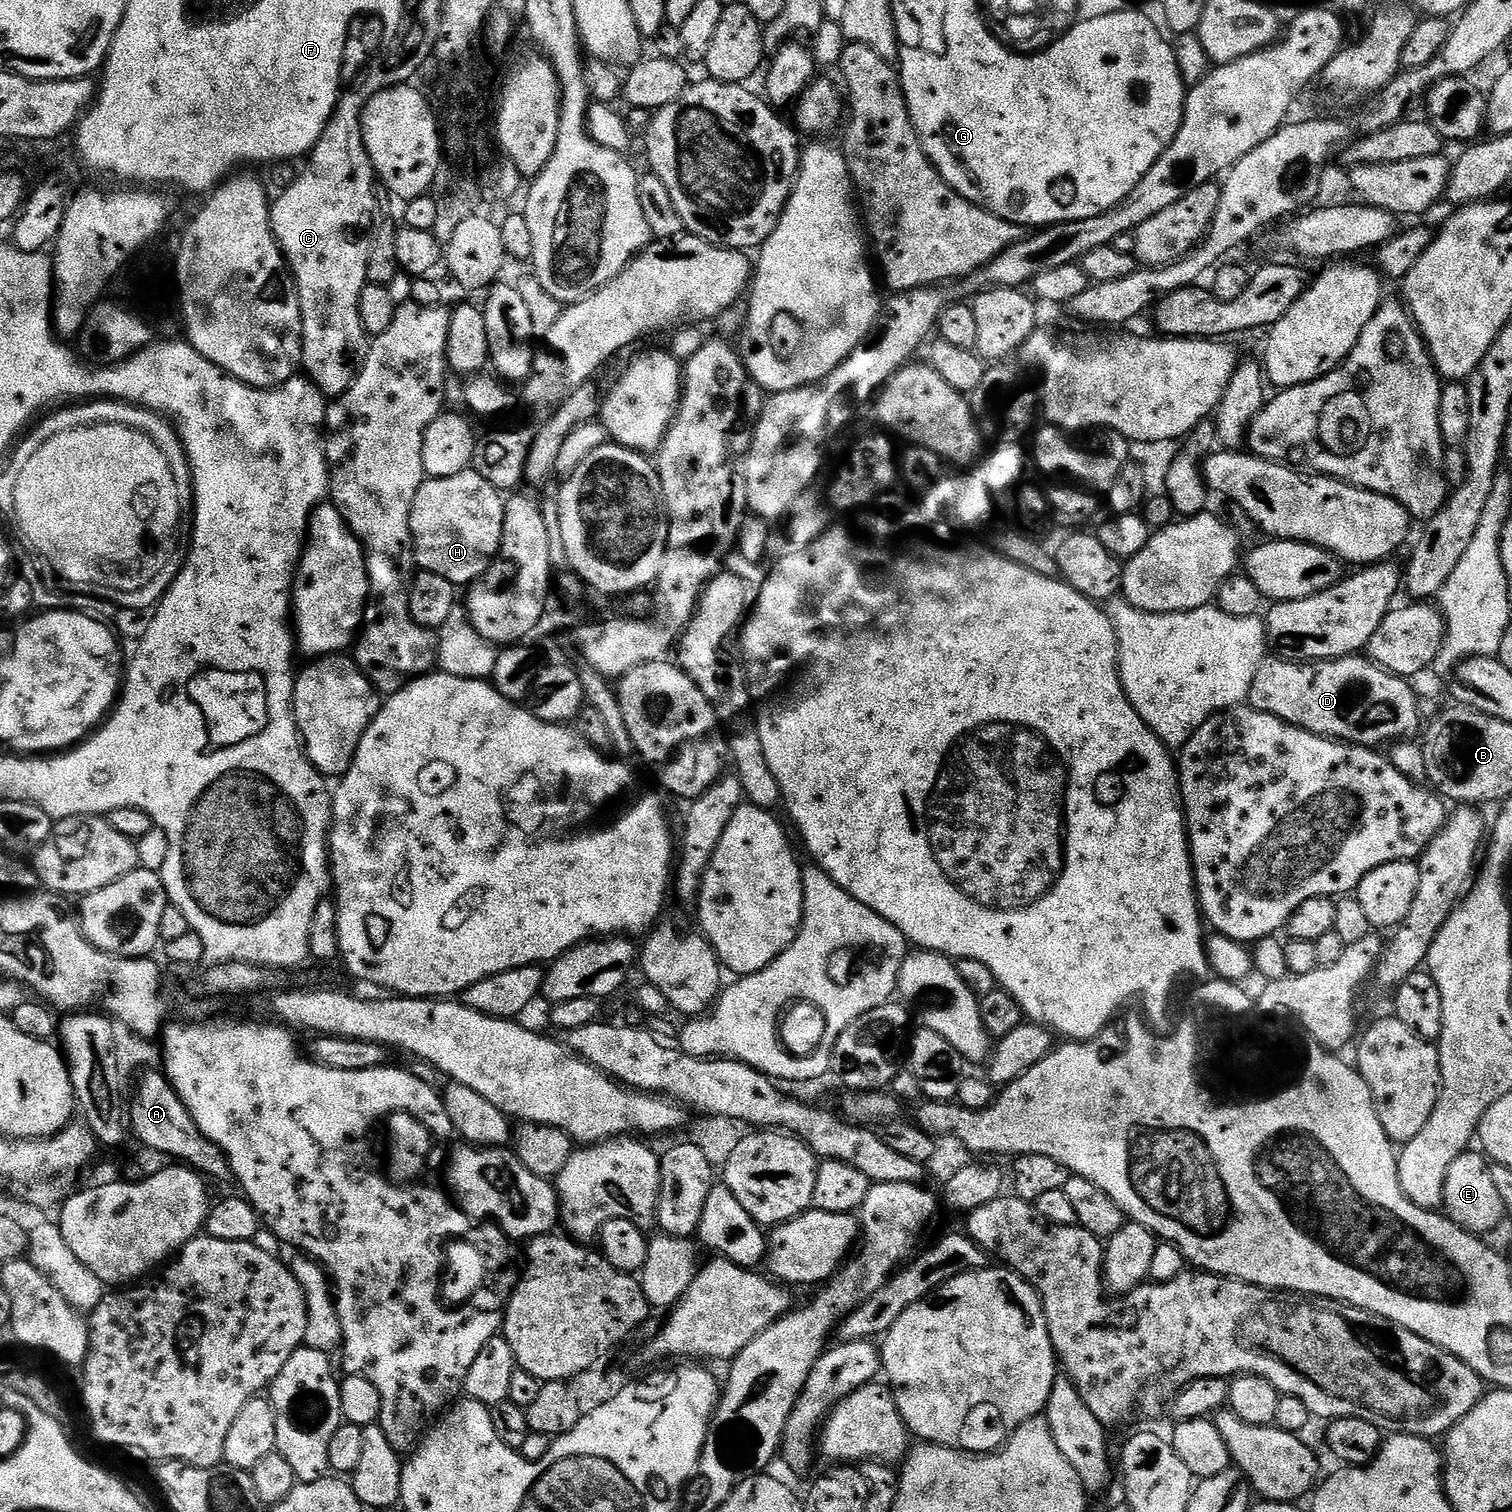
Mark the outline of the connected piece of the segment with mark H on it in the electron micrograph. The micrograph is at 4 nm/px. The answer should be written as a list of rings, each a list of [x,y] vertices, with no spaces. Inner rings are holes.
[[[471,470],[450,478],[425,479],[410,514],[415,567],[439,574],[451,584],[471,586],[491,566],[500,549],[504,502],[500,489]]]

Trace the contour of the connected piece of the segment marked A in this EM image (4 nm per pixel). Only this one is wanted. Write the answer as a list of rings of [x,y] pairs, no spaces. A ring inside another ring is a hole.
[[[144,1070],[139,1073],[140,1081],[136,1084],[136,1093],[130,1096],[130,1132],[137,1136],[152,1152],[161,1152],[164,1156],[173,1156],[173,1161],[187,1166],[193,1172],[200,1173],[209,1181],[217,1180],[220,1184],[232,1184],[232,1167],[226,1154],[190,1118],[190,1110],[178,1098],[171,1079],[160,1070]]]

